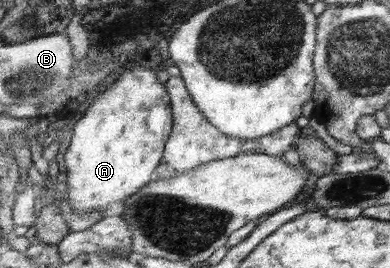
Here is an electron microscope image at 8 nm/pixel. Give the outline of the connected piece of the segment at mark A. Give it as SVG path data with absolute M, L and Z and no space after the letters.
M134 66L126 70L117 81L100 93L89 105L83 116L73 126L71 144L65 153L68 199L76 213L84 215L94 211L107 212L112 203L140 192L152 181L160 178L158 170L163 162L165 148L171 138L174 115L172 101L166 84L158 80L158 74L148 66Z

